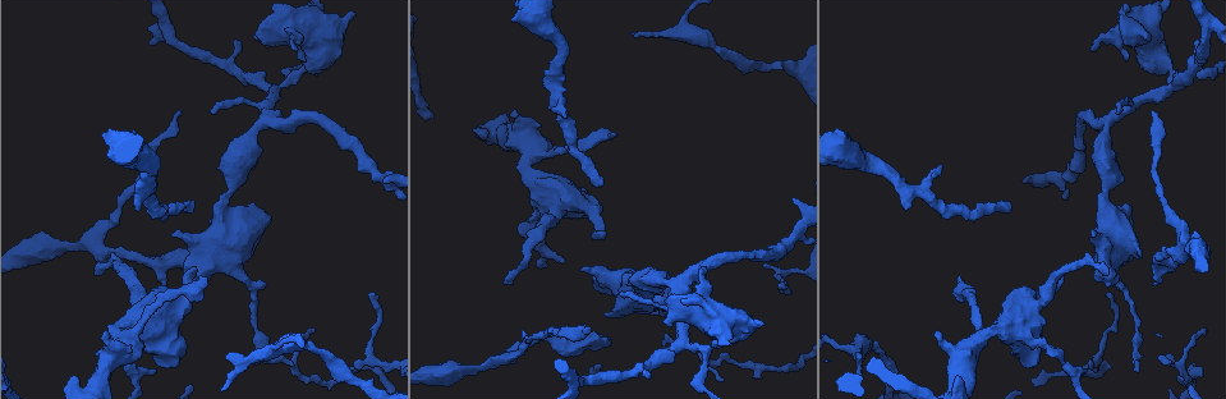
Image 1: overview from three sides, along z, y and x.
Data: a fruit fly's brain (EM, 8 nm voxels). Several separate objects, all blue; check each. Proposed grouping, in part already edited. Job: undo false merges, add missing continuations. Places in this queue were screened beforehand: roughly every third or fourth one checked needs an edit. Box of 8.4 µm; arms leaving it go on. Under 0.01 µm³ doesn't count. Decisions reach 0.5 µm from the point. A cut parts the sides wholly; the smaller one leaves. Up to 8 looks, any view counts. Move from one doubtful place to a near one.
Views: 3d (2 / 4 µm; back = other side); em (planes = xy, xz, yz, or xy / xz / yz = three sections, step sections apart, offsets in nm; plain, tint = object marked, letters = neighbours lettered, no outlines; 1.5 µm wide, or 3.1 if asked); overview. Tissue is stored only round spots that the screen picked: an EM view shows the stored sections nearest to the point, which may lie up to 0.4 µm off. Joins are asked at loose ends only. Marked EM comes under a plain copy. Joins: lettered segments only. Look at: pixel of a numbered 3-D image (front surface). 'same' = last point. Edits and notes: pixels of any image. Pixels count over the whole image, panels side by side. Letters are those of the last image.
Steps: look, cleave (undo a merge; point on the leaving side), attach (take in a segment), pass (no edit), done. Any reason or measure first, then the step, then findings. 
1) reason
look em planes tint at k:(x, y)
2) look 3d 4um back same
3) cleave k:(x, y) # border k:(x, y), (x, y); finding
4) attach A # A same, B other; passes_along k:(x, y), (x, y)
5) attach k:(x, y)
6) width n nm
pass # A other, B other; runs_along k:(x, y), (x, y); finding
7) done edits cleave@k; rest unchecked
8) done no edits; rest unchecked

thick end
look 3d 2um at 1:(173, 234)

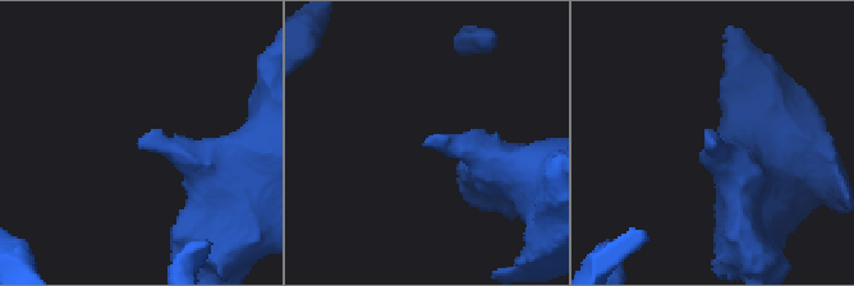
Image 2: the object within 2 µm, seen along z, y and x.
now the EM
look em yz step 4 letters at 2:(716, 148)

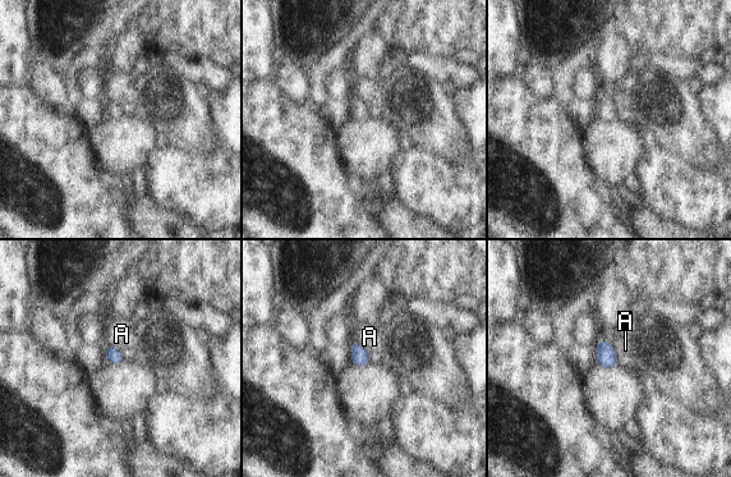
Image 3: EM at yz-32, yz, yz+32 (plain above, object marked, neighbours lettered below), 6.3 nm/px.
longest_contact A 200 nm
pass # A other; border 3:(601, 339), (612, 345), (620, 363); no lettered segment goes on from it

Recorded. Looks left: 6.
free end
look em planes letters at 1:(601, 185)

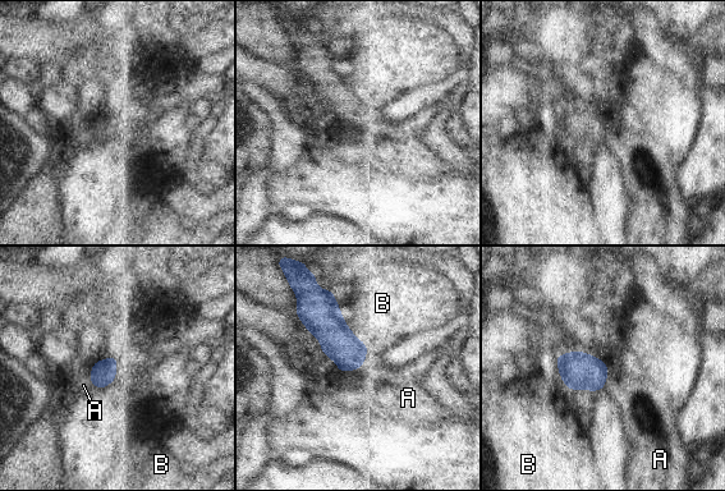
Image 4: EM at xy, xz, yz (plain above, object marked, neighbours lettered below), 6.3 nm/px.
width 150 nm
pass # A other, B other; border 4:(608, 363), (608, 377), (602, 388); no lettered segment goes on from it

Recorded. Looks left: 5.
thin arm on a thick one
look em planes letters at 1:(674, 287)

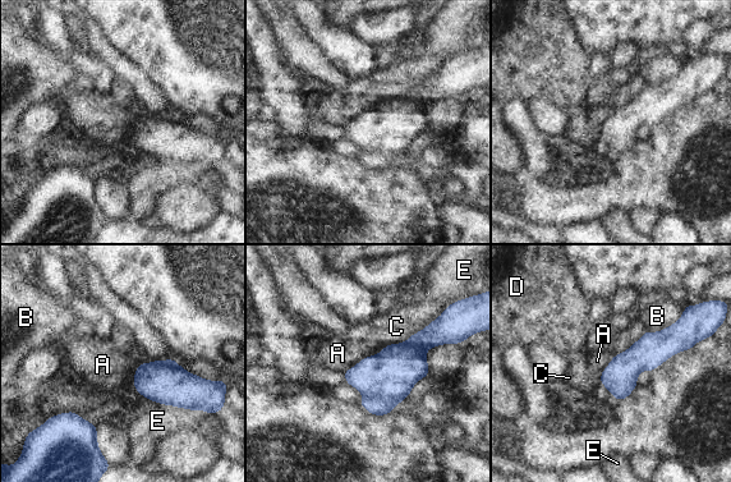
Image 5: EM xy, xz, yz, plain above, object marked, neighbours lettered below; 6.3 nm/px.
pass # A other, B other, C other, D other, E other; runs_along 5:(690, 317), (662, 345), (603, 380); one neuron here

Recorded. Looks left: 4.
done no edits; rest unchecked

